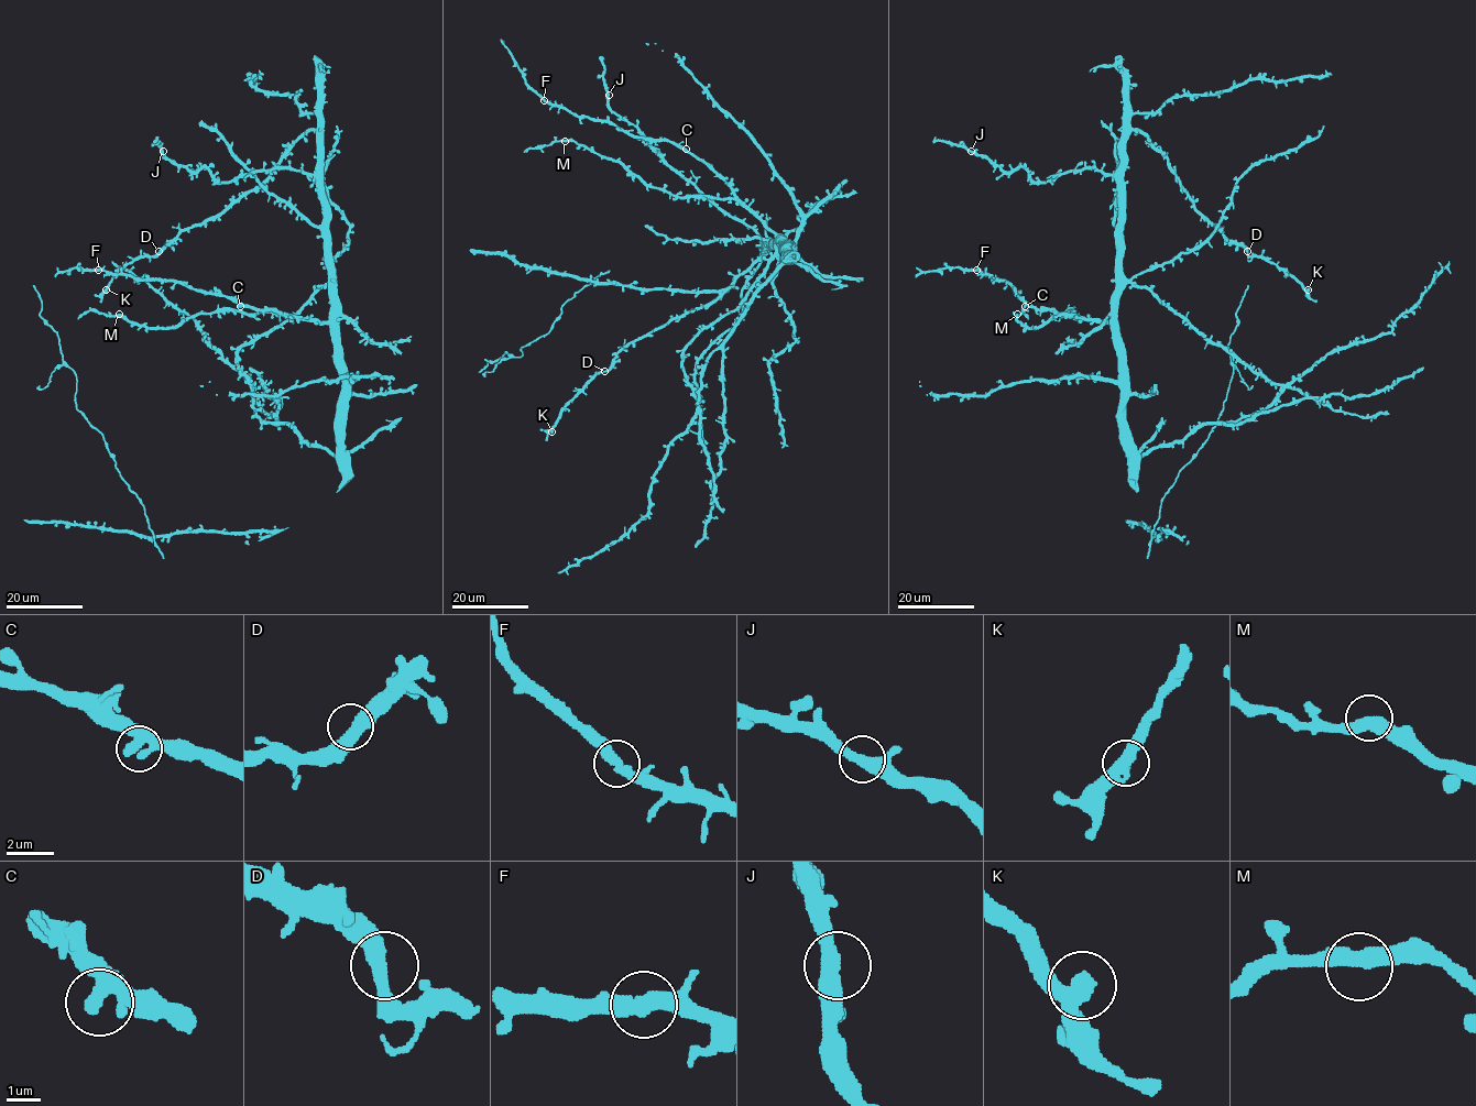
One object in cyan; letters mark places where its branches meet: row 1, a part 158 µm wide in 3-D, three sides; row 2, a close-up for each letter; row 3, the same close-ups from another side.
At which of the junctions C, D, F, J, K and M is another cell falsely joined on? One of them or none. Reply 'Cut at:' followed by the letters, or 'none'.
Cut at: none

